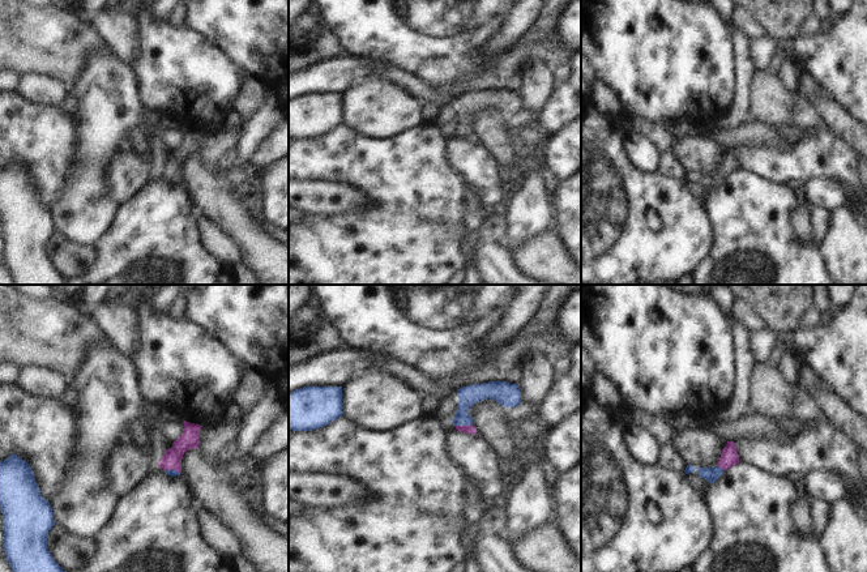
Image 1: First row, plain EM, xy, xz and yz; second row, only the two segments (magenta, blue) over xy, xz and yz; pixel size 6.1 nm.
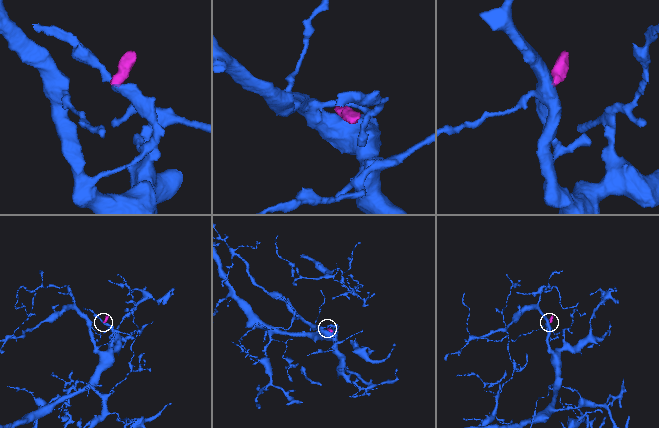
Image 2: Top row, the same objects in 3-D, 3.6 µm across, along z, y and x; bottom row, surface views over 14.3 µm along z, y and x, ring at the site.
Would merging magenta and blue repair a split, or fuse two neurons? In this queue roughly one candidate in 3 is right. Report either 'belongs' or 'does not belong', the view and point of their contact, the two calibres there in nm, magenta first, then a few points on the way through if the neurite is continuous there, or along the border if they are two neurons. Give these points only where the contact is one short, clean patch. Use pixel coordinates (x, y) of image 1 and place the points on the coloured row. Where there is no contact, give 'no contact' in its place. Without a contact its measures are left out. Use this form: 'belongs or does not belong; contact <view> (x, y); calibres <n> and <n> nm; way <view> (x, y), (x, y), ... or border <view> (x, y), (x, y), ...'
belongs; contact xz (464, 426); calibres 50 and 120 nm; way xz (466, 428), (464, 426), (464, 404), (470, 395)

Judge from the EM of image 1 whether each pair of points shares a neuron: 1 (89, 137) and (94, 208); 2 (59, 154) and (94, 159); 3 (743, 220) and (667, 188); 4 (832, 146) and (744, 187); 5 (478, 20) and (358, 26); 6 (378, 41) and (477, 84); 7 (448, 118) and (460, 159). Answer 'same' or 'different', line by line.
1: same
2: different
3: different
4: different
5: same
6: different
7: different

